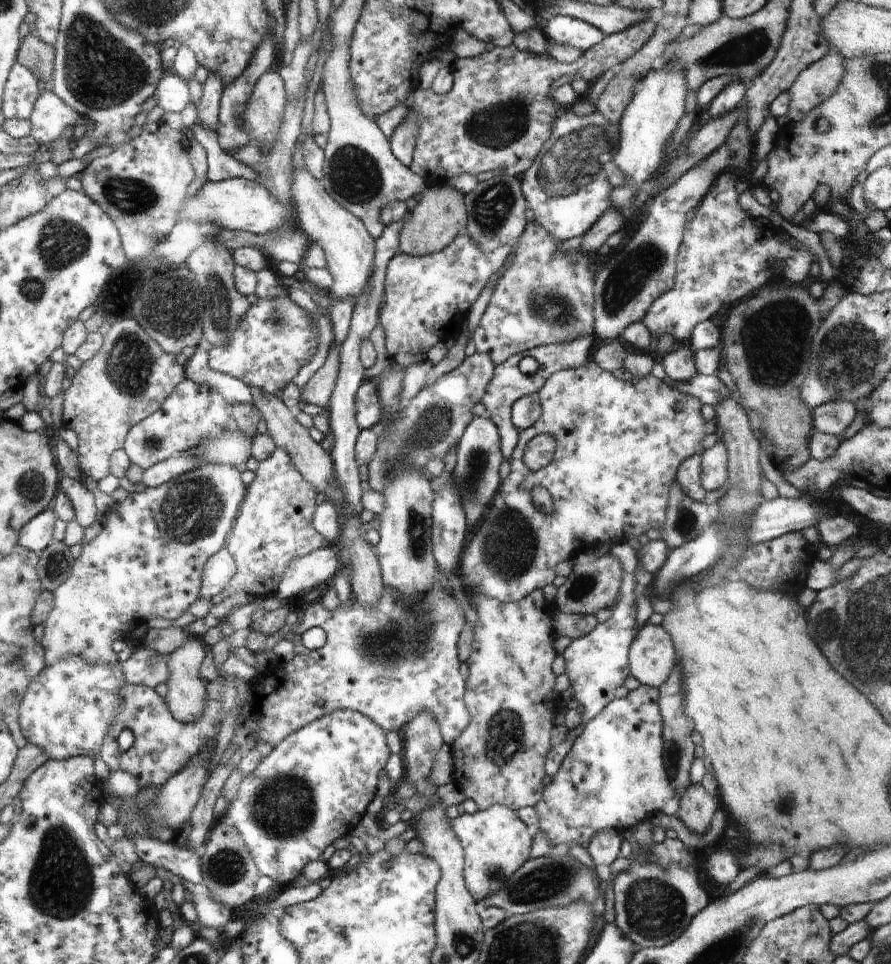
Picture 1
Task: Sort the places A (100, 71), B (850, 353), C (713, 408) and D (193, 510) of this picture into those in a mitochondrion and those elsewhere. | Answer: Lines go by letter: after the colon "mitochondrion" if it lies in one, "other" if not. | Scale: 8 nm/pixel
A: mitochondrion
B: mitochondrion
C: other
D: mitochondrion

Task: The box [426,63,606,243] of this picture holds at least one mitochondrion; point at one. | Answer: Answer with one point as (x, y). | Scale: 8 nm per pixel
(496, 127)

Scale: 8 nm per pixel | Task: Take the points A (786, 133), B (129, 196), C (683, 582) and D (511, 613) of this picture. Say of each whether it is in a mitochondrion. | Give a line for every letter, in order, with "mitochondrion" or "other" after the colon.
A: other
B: mitochondrion
C: other
D: other

